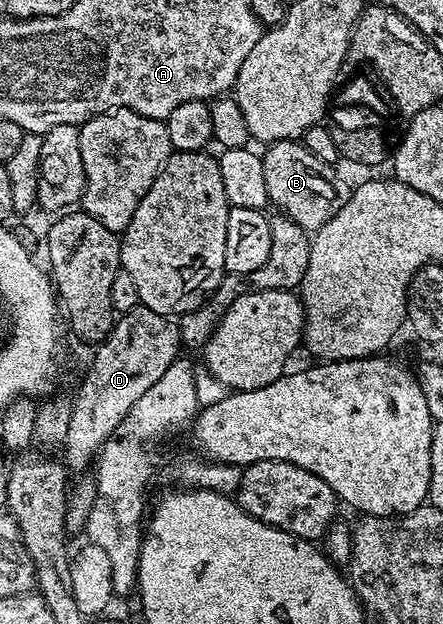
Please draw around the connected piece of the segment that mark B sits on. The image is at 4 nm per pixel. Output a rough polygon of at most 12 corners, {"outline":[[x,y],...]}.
{"outline":[[300,140],[262,152],[267,195],[306,231],[351,188]]}

